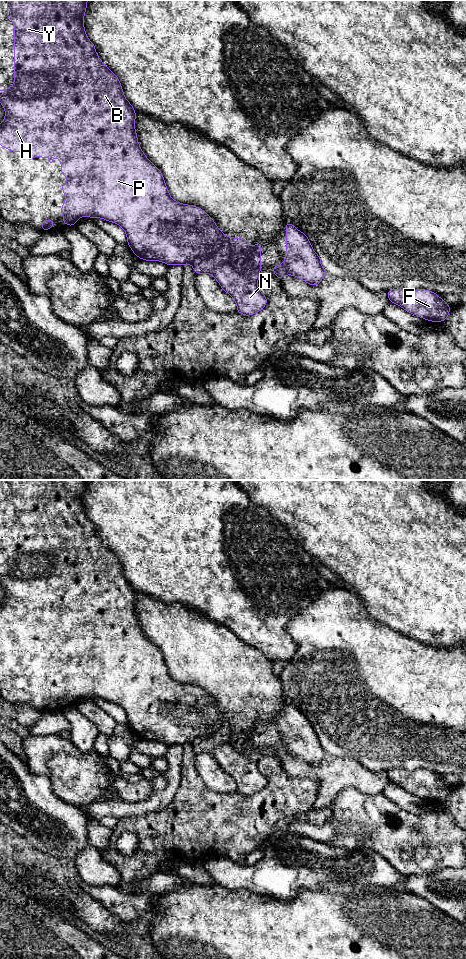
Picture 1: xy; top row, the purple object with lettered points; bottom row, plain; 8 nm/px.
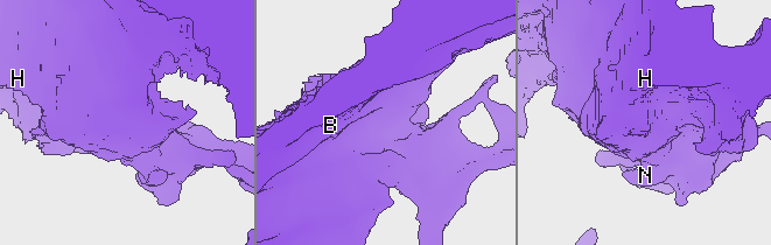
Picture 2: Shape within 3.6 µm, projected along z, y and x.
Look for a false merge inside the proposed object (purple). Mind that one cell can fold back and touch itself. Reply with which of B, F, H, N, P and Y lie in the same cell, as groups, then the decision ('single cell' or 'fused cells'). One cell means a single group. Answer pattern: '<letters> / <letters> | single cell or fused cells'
B H P Y / F N | fused cells

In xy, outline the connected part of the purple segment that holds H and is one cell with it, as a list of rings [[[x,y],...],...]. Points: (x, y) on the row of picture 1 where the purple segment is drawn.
[[[7,0],[7,18],[14,23],[14,85],[6,90],[0,90],[0,103],[5,108],[5,118],[0,123],[0,145],[8,148],[11,152],[28,152],[27,160],[35,160],[37,153],[42,159],[49,157],[53,162],[56,156],[61,161],[61,174],[69,179],[61,186],[65,193],[65,203],[61,206],[61,215],[65,217],[61,221],[70,227],[75,225],[82,216],[89,218],[102,218],[121,226],[126,232],[127,244],[133,253],[140,259],[146,261],[160,261],[168,266],[193,265],[197,262],[205,244],[211,241],[219,243],[227,238],[221,232],[215,221],[201,208],[193,205],[181,204],[171,198],[161,171],[143,153],[135,130],[136,111],[125,98],[122,85],[115,75],[101,61],[96,53],[95,45],[89,40],[84,28],[84,14],[87,9],[88,0]]]

